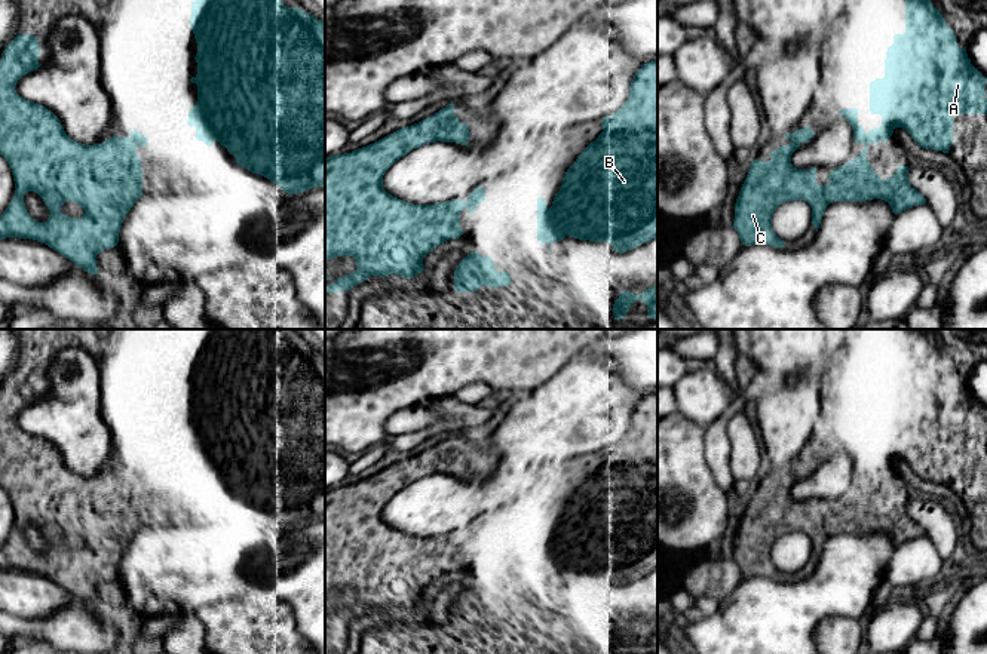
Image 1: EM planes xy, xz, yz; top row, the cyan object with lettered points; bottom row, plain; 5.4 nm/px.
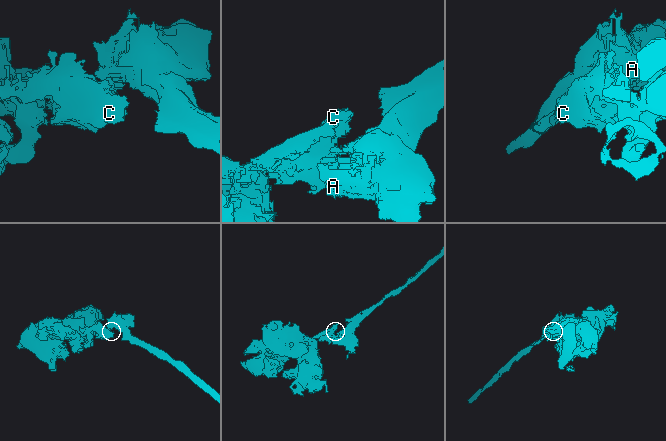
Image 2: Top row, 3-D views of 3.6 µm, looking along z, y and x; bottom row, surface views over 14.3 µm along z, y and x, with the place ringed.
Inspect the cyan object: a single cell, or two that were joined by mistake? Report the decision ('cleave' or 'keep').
keep

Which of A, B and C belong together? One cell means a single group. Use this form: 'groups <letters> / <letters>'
groups A B C

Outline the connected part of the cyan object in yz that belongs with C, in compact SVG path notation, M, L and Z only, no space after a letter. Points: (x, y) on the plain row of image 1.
M905 329L905 365L893 368L893 377L888 380L885 392L885 409L876 411L870 415L870 443L871 446L882 448L882 458L864 464L864 460L858 457L858 440L842 440L840 448L846 449L853 461L853 473L864 478L862 485L853 492L845 495L828 507L830 515L819 518L816 515L816 500L797 501L791 497L793 485L801 475L809 475L815 464L807 457L804 461L797 461L794 466L785 466L784 470L790 470L788 478L778 479L770 485L769 494L761 494L758 489L751 494L748 507L741 519L739 528L735 535L733 559L739 565L739 571L744 578L755 575L766 575L775 580L784 580L785 574L781 572L772 562L772 547L776 540L785 534L804 532L812 540L812 556L816 564L824 549L825 540L833 534L865 534L873 531L882 531L889 535L892 544L896 547L908 540L925 537L926 531L910 518L907 510L908 498L899 497L892 509L882 512L871 500L867 491L867 478L879 473L886 475L895 460L905 461L917 478L942 485L948 485L953 476L953 448L954 446L987 446L986 415L987 411L971 396L966 386L966 378L960 381L953 362L947 357L942 347L937 340L931 337L929 331Z

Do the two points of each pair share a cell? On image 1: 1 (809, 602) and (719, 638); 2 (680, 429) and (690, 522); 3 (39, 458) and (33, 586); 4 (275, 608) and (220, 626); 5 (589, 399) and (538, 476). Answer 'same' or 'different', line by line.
1: same
2: same
3: different
4: same
5: different

